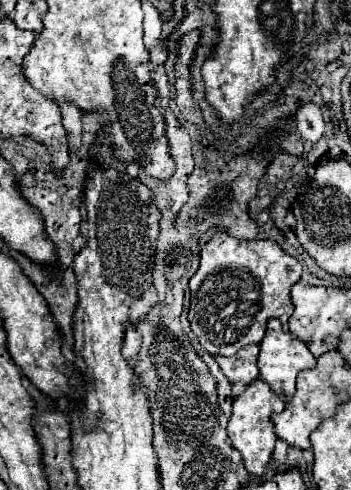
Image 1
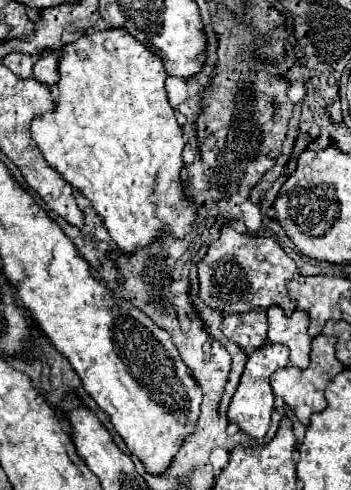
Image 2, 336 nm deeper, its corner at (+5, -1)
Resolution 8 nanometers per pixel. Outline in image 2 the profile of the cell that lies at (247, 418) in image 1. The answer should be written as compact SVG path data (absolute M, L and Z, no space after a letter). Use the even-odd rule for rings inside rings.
M269 344L269 346L257 348L249 354L241 382L239 382L239 386L231 398L229 410L227 410L227 420L231 424L237 424L239 430L245 432L249 438L255 438L255 440L265 438L265 434L269 430L269 422L271 422L271 412L273 412L273 392L269 388L269 378L273 372L277 372L285 366L289 366L289 350L285 346Z

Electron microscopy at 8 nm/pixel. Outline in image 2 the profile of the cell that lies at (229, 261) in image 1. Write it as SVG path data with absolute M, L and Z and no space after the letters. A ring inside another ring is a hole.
M231 226L221 228L221 236L207 248L207 254L199 260L199 298L213 310L223 316L229 314L243 314L251 310L269 310L271 306L281 306L283 312L289 316L293 314L293 302L287 296L287 282L297 272L295 262L285 254L285 250L273 240L265 236L247 236L239 234Z

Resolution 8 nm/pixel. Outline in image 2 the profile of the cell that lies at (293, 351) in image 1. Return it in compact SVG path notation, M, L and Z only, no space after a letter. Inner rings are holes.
M279 306L267 310L269 318L269 344L283 344L291 350L291 364L299 370L309 366L309 352L311 352L311 338L307 334L309 316L305 312L295 310L291 316L285 316Z

